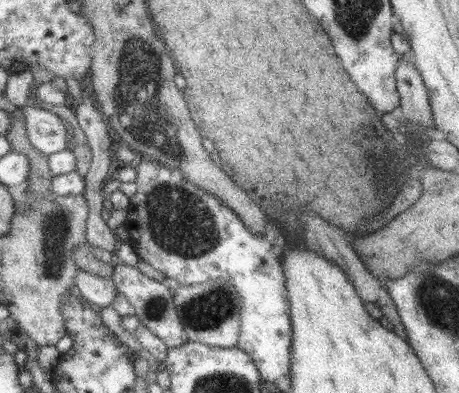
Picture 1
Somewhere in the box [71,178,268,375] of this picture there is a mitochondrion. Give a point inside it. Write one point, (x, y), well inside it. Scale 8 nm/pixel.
(176, 221)

